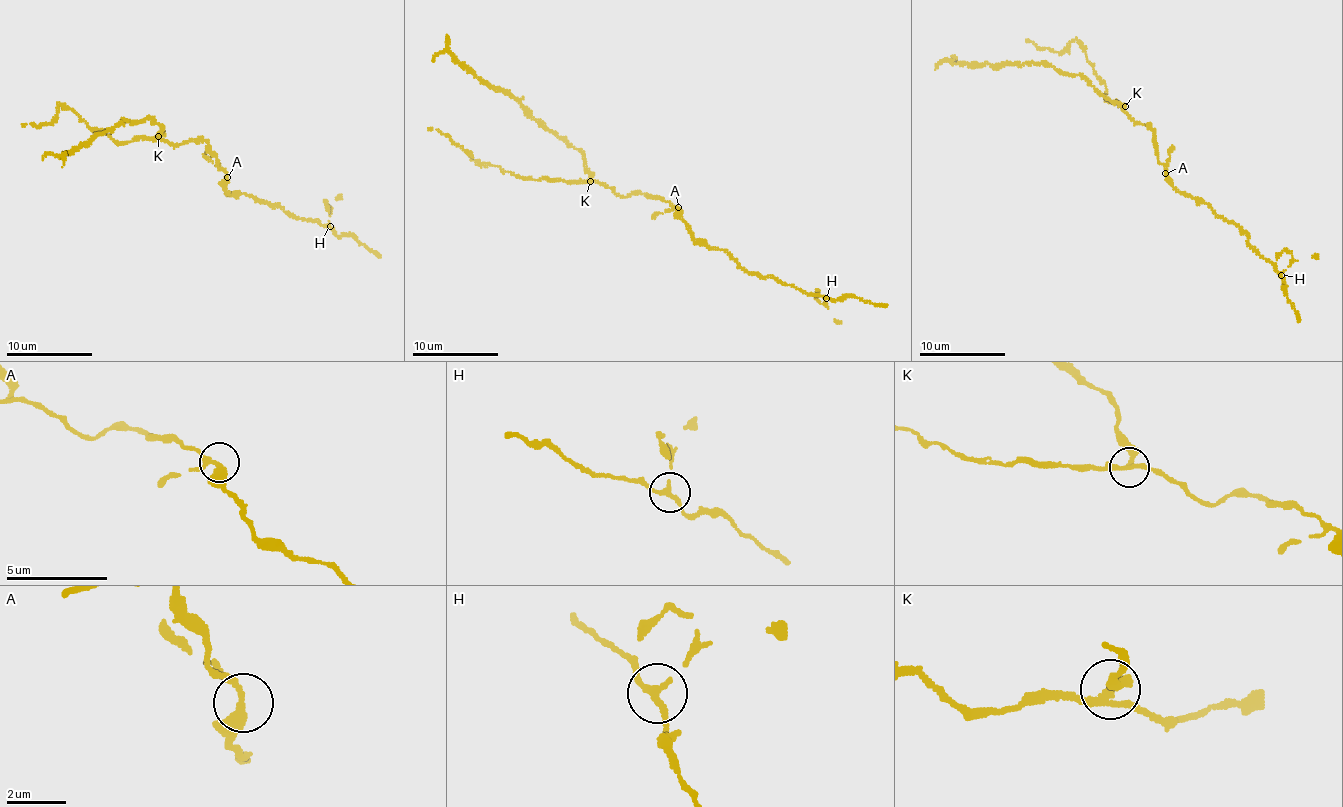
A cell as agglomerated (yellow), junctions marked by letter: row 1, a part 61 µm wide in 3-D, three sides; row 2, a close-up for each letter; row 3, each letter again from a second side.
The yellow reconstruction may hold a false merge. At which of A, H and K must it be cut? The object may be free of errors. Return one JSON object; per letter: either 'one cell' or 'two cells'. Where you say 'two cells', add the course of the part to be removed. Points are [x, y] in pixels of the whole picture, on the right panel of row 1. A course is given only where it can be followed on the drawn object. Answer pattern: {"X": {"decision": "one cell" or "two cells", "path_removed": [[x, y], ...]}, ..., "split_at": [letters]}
{"A": {"decision": "one cell"}, "H": {"decision": "one cell"}, "K": {"decision": "two cells", "path_removed": [[1125, 107], [1102, 96], [1079, 75], [1057, 71], [1041, 63], [998, 65], [952, 61], [953, 58], [956, 63]]}, "split_at": ["K"]}

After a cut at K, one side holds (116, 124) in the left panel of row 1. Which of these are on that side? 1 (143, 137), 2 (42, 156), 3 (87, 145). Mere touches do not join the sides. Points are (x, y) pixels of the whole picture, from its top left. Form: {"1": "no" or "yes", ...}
{"1": "no", "2": "yes", "3": "yes"}

